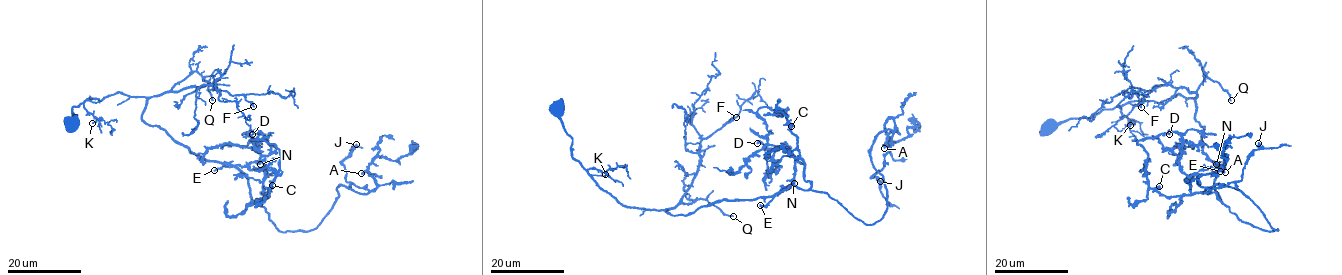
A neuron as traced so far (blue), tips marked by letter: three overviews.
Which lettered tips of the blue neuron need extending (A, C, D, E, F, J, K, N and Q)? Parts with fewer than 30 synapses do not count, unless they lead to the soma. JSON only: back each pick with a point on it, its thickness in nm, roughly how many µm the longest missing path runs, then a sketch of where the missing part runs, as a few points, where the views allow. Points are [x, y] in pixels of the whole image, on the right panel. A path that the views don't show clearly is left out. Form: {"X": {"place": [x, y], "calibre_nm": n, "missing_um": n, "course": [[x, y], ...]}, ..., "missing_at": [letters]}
{"F": {"place": [1141, 107], "calibre_nm": 280, "missing_um": 40, "course": [[1141, 107], [1131, 117], [1122, 139], [1091, 175], [1094, 201]]}, "missing_at": ["F"]}

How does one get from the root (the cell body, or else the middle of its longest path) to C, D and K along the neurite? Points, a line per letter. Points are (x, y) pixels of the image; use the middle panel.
C: (557, 109), (573, 157), (601, 188), (622, 206), (672, 215), (786, 189), (799, 156), (791, 126)
D: (557, 109), (573, 157), (601, 188), (622, 206), (672, 215), (788, 187), (794, 156), (757, 143)
K: (557, 109), (555, 113), (572, 139), (570, 152), (574, 158), (585, 169), (600, 170), (605, 174)

